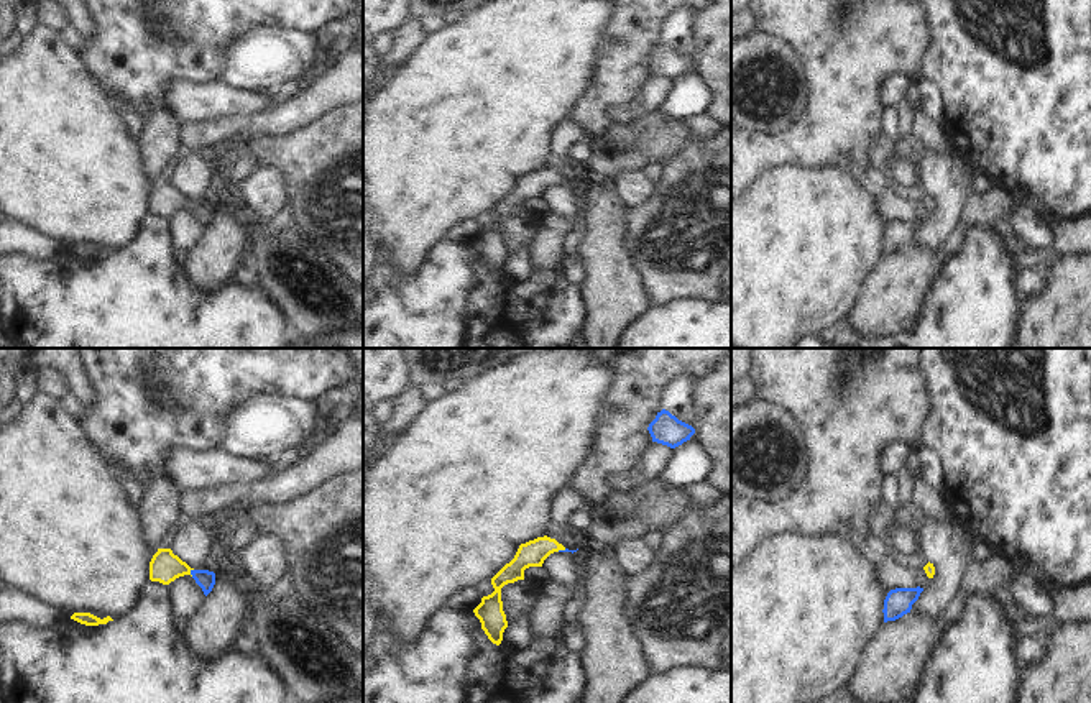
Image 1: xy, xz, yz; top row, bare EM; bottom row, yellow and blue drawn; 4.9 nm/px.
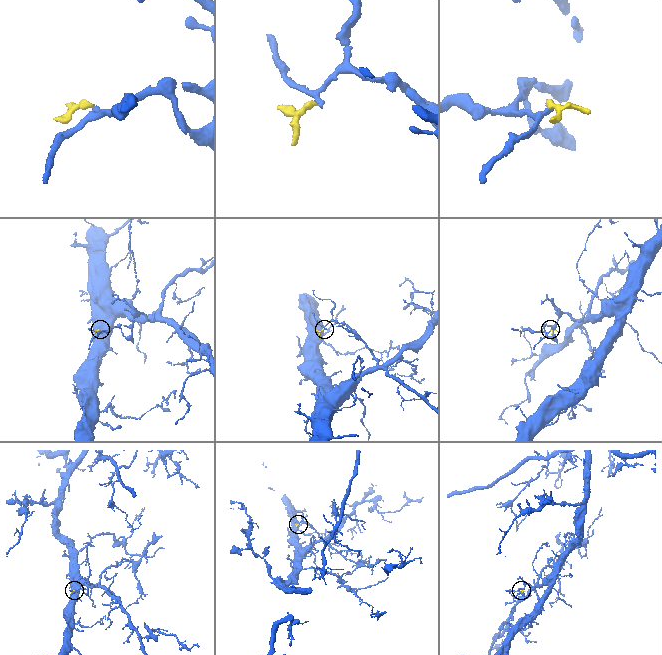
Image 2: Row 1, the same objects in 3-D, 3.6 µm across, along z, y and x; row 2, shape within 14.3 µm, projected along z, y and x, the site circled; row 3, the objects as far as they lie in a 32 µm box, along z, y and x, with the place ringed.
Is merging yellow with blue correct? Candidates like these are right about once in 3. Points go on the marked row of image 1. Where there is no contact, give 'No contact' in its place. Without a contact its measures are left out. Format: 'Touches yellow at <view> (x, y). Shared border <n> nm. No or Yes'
Touches yellow at xy (189, 572). Shared border 40 nm. Yes

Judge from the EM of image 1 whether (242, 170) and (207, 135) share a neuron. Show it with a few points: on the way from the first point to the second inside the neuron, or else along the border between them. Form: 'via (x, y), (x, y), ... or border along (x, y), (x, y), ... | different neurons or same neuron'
border along (250, 137), (230, 137), (220, 145) | different neurons

